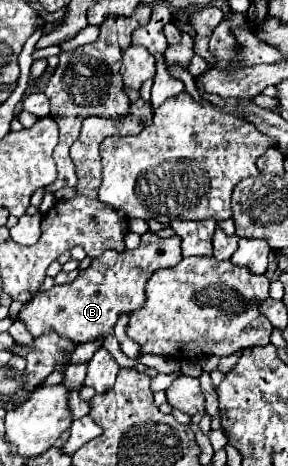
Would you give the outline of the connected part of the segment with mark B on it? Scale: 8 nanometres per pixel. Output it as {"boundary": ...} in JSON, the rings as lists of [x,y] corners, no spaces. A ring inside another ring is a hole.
{"boundary":[[[151,232],[141,236],[141,244],[135,250],[125,250],[123,254],[107,250],[91,262],[91,266],[71,282],[63,286],[53,286],[51,290],[39,292],[31,302],[19,312],[19,320],[25,322],[33,336],[41,336],[55,330],[59,336],[67,336],[75,344],[105,338],[113,332],[113,326],[123,312],[133,312],[145,304],[145,282],[157,268],[175,266],[181,260],[181,238],[177,234],[169,238],[159,238]]]}

